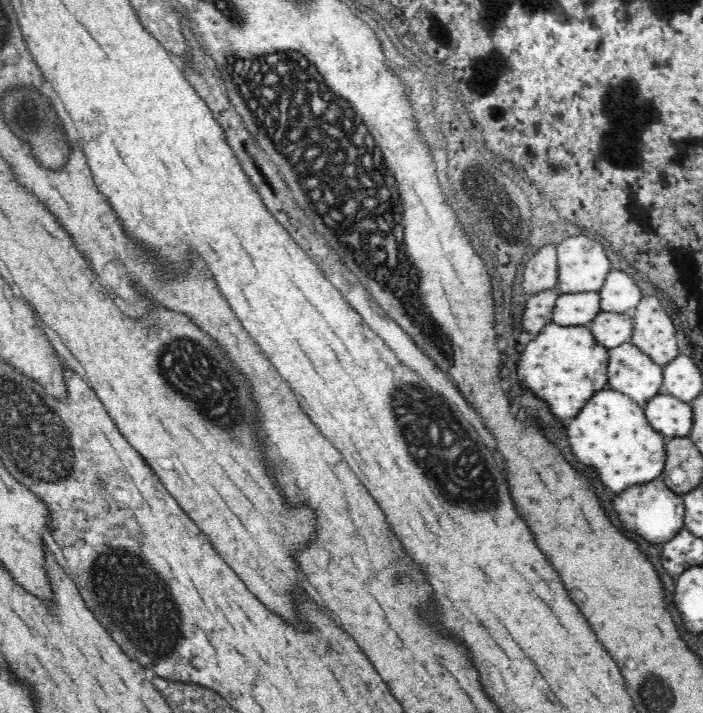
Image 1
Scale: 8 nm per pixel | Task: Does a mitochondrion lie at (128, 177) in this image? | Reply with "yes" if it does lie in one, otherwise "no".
no

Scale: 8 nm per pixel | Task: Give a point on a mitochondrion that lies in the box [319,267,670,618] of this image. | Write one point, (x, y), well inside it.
(432, 433)

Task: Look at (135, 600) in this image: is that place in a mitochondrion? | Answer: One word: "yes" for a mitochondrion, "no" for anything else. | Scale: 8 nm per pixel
yes

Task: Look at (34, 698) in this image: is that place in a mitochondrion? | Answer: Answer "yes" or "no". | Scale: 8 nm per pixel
no

